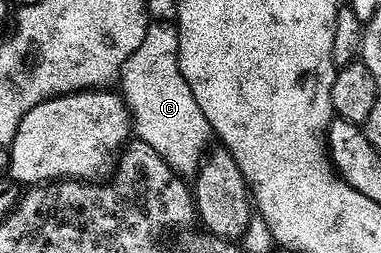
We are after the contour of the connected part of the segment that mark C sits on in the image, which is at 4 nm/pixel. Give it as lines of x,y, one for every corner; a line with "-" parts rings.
150,21
146,26
144,43
128,55
128,59
122,68
120,78
120,96
130,110
132,133
137,140
148,143
152,151
156,151
172,167
172,171
179,173
181,177
193,178
202,164
212,145
212,130
208,119
204,119
204,111
200,111
200,103
196,103
196,95
192,95
192,87
188,87
188,79
180,71
178,62
178,27
169,21

